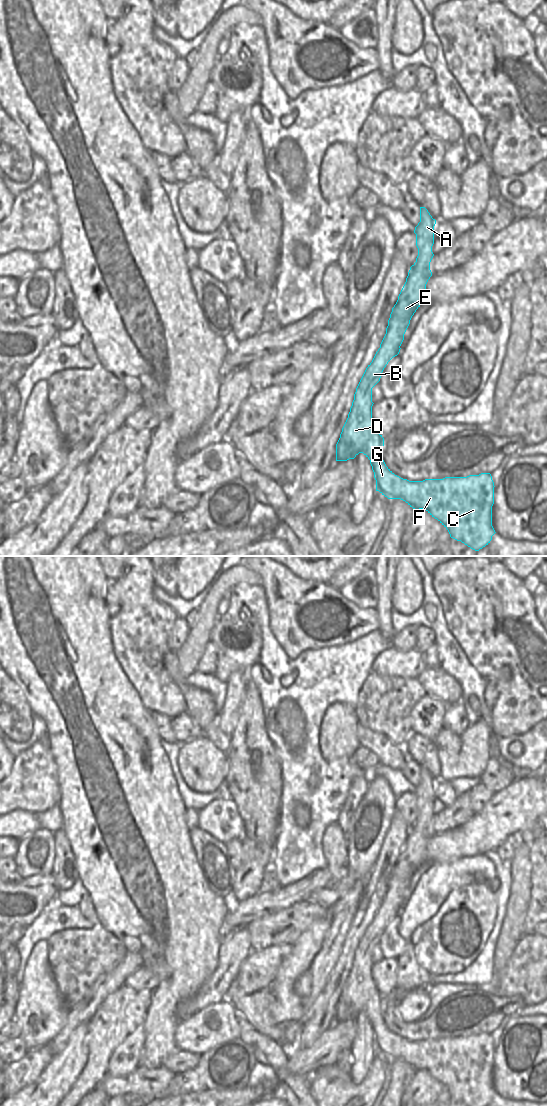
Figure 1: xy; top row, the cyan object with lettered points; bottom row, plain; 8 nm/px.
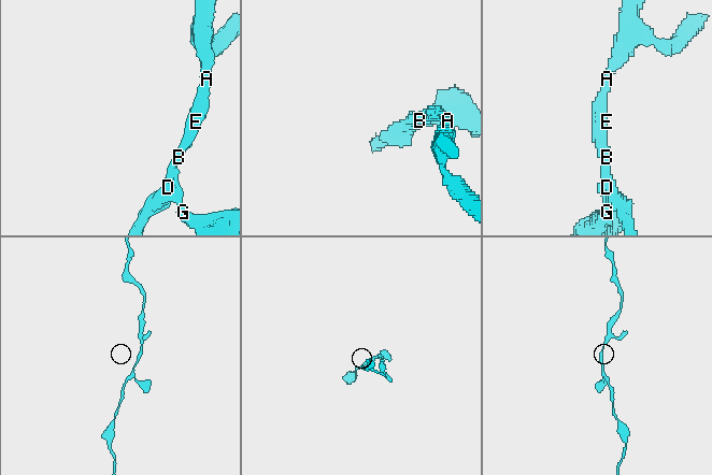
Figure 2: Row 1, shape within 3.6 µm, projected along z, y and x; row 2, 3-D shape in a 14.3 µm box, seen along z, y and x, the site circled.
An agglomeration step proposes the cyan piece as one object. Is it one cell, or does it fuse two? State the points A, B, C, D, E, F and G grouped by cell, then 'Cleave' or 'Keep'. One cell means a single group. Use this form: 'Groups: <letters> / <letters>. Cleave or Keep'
Groups: A B C D E F G. Keep

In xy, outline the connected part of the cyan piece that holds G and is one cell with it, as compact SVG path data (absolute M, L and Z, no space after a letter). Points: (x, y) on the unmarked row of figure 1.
M420 767L420 782L415 787L416 806L418 816L410 827L406 842L398 856L398 860L388 880L386 894L376 912L372 922L366 928L354 954L354 960L348 978L342 988L340 998L336 1004L336 1021L354 1019L363 1013L369 1020L376 1040L376 1051L388 1059L401 1059L415 1070L425 1069L437 1079L449 1092L450 1097L461 1101L467 1106L486 1106L496 1093L492 1086L492 1066L494 1064L494 1042L490 1033L469 1035L467 1037L445 1037L443 1039L425 1039L423 1041L409 1041L395 1035L382 1018L384 998L378 992L372 980L372 948L380 941L382 932L388 922L400 912L404 894L416 870L426 860L426 844L432 832L430 822L434 816L434 786L436 780L432 778L425 767Z

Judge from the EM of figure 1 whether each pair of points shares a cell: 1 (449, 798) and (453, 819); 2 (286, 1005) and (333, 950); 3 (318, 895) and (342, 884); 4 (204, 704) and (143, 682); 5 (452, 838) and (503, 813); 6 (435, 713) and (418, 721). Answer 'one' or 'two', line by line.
1: two
2: two
3: one
4: two
5: one
6: one

